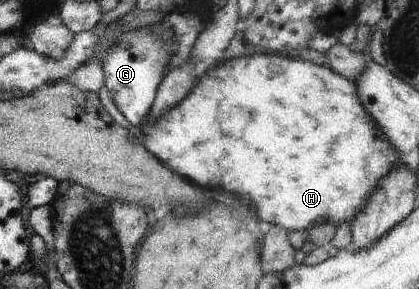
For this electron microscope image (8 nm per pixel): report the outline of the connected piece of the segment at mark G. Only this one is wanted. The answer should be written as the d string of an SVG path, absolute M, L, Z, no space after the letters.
M162 20L150 26L151 29L145 29L141 33L126 32L125 37L111 47L102 63L104 85L111 93L117 109L131 125L138 127L141 127L148 117L159 85L167 75L165 71L169 69L168 66L178 49L175 30L169 22Z

